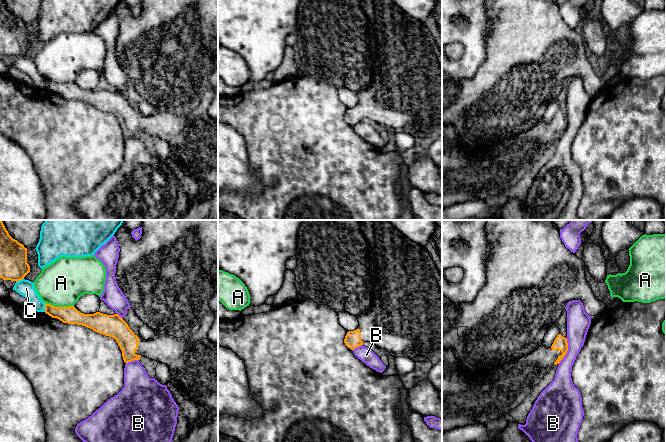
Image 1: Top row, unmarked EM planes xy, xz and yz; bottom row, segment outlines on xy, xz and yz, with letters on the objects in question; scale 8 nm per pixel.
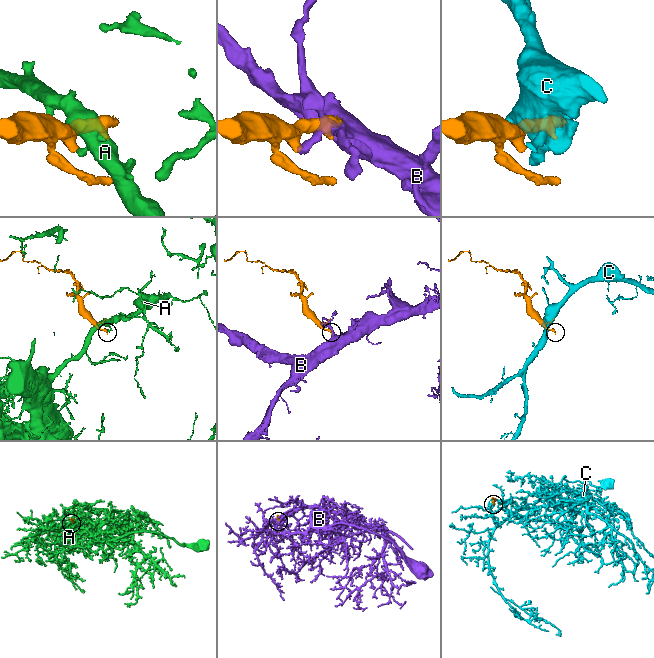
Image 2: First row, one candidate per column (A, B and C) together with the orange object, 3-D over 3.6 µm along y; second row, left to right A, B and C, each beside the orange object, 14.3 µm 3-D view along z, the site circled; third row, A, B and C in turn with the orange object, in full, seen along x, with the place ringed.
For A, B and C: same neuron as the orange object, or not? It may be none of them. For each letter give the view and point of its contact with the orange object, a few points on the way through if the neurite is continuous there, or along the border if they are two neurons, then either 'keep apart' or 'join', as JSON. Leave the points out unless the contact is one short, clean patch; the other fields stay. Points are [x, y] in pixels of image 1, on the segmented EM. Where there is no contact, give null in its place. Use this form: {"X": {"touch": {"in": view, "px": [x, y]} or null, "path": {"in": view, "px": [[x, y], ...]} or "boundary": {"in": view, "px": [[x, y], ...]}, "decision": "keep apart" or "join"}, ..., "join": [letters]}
{"A": {"touch": {"in": "xy", "px": [59, 307]}, "boundary": {"in": "xy", "px": [[45, 302], [55, 306], [73, 306]]}, "decision": "keep apart"}, "B": {"touch": {"in": "yz", "px": [567, 350]}, "decision": "keep apart"}, "C": {"touch": {"in": "xy", "px": [45, 307]}, "boundary": {"in": "xy", "px": [[44, 303], [45, 311]]}, "decision": "keep apart"}, "join": []}

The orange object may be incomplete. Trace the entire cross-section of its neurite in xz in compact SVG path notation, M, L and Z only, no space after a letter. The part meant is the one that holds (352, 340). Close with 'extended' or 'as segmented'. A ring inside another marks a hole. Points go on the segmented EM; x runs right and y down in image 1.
M359 220L370 247L374 264L374 302L373 305L357 316L359 328L347 332L344 343L354 350L370 342L393 354L418 351L430 354L442 350L442 275L423 246L406 238L389 222L383 220Z; extended

